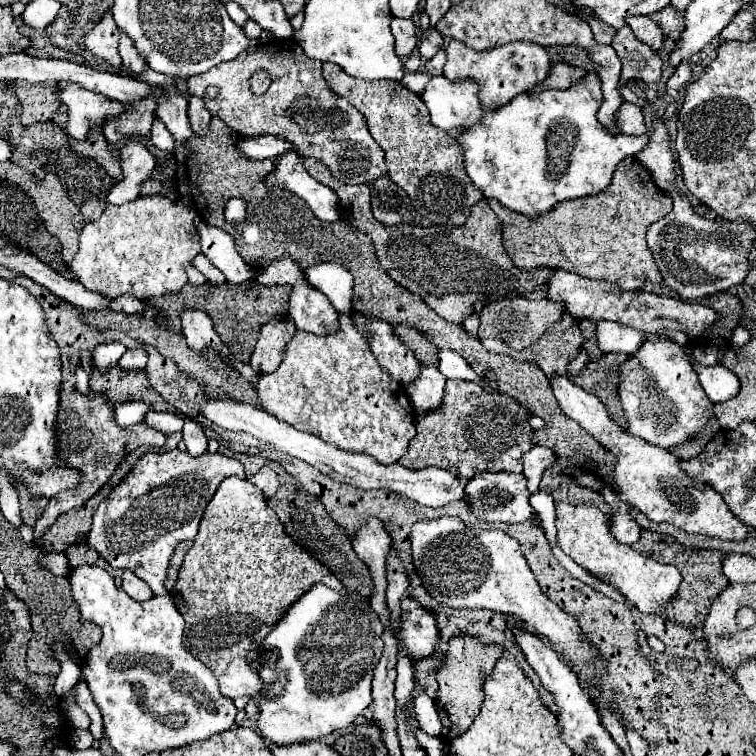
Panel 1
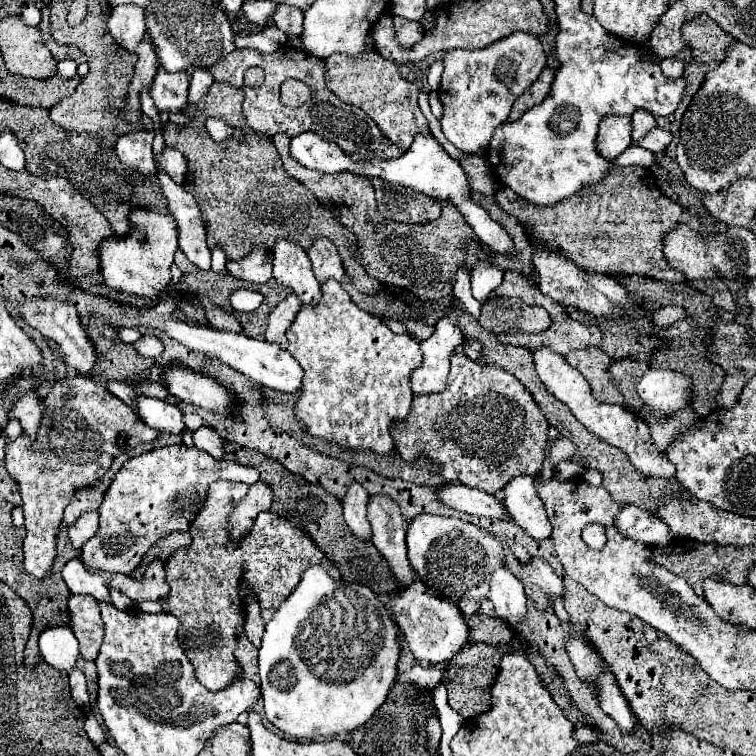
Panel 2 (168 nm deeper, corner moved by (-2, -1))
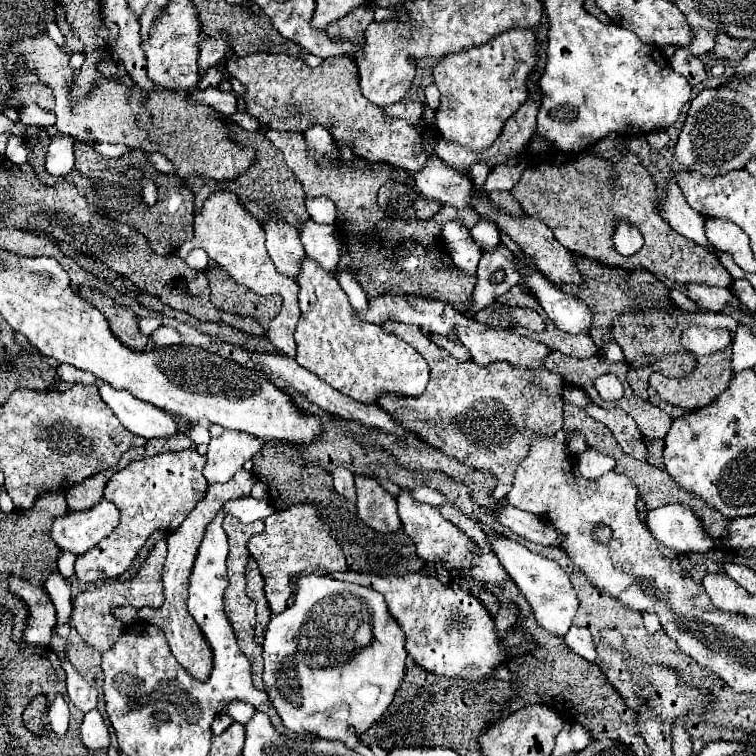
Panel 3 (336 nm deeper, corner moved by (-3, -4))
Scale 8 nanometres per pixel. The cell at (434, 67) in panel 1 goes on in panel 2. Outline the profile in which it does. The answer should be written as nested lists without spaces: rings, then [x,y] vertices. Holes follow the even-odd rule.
[[[435,61],[431,67],[429,67],[429,89],[435,91],[439,87],[439,79],[441,79],[441,73],[443,73],[443,63],[441,61]]]

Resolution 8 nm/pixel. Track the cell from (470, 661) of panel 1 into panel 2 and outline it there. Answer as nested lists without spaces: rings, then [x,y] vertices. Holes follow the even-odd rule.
[[[473,613],[467,623],[471,627],[473,643],[507,643],[513,637],[509,625],[497,617]]]

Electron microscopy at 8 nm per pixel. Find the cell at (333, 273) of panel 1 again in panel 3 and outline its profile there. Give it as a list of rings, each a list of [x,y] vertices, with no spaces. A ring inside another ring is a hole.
[[[308,220],[300,230],[300,240],[310,260],[318,262],[318,266],[322,266],[322,270],[326,272],[336,272],[340,242],[332,224],[316,224]]]

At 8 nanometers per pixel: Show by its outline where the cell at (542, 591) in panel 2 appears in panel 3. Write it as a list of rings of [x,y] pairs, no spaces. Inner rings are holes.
[[[488,534],[488,538],[492,542],[494,554],[498,556],[502,566],[510,574],[510,578],[516,582],[516,586],[520,588],[520,592],[524,594],[524,598],[532,606],[536,622],[544,630],[548,630],[550,634],[556,634],[556,636],[564,638],[564,634],[572,626],[572,618],[574,618],[574,614],[578,610],[578,598],[574,594],[574,588],[572,588],[566,572],[554,560],[544,558],[540,554],[534,554],[528,548],[524,548],[522,544],[510,540],[510,538],[492,536],[492,534]]]

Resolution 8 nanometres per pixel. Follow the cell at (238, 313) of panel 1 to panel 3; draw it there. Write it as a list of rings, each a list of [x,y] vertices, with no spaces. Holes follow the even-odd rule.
[[[221,266],[206,270],[210,292],[212,292],[212,304],[220,310],[240,314],[240,316],[252,316],[260,322],[264,330],[268,330],[270,320],[280,312],[282,298],[276,296],[258,296],[246,286],[238,286],[234,280],[228,278]]]

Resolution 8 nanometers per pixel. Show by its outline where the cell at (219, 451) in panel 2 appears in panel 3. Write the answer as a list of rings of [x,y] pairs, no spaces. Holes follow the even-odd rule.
[[[224,430],[222,436],[212,438],[208,442],[208,460],[204,466],[204,476],[208,484],[228,482],[260,448],[262,442],[258,438],[242,432]]]

